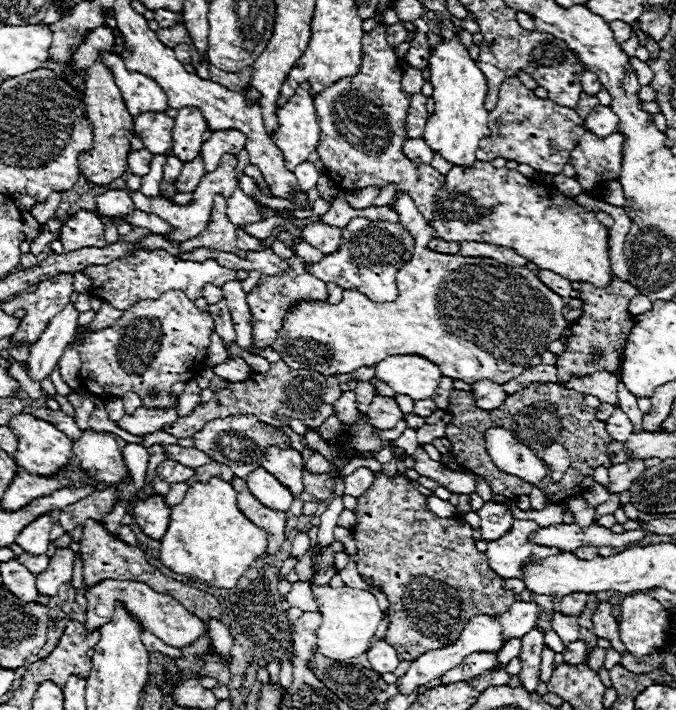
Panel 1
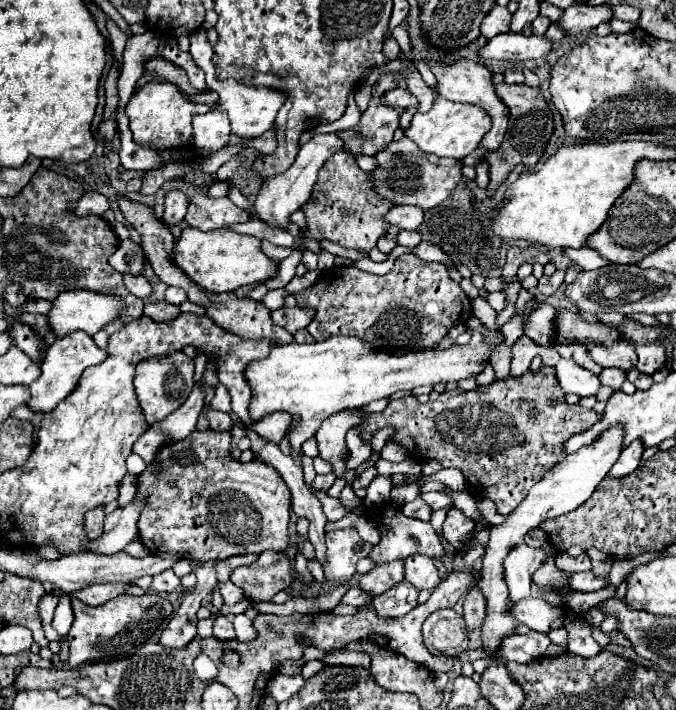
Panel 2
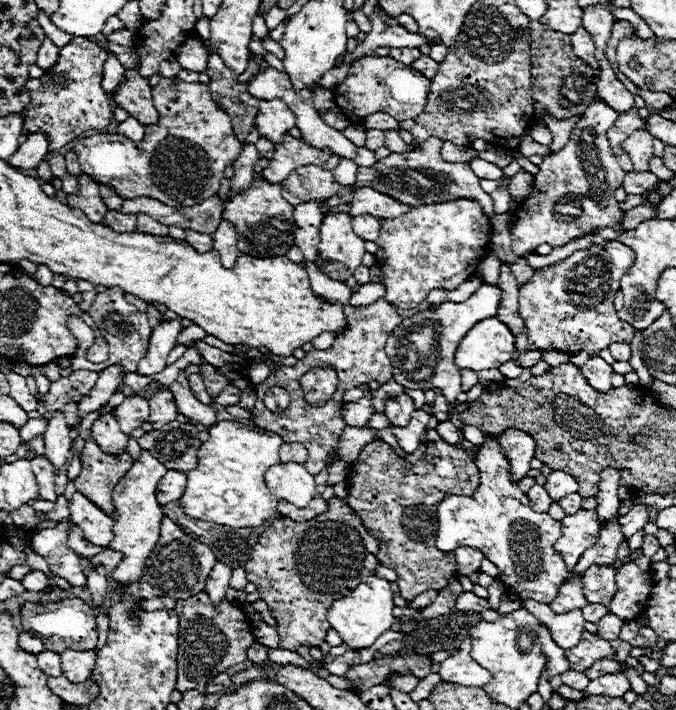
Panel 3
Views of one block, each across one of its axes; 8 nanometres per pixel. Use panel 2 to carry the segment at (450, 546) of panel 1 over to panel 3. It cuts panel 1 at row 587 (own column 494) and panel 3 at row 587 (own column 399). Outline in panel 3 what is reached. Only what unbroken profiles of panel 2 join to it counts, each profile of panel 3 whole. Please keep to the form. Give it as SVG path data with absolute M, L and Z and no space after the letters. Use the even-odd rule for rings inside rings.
M372 440L360 450L360 456L350 464L350 470L354 474L348 474L350 496L346 502L360 514L366 530L378 540L378 562L398 574L396 584L400 596L412 600L424 590L442 590L448 584L448 578L456 574L456 556L454 552L440 552L434 546L436 538L430 538L436 536L438 528L436 504L450 494L476 492L480 476L474 456L438 440L426 442L426 454L420 460L408 462L402 460L390 444Z

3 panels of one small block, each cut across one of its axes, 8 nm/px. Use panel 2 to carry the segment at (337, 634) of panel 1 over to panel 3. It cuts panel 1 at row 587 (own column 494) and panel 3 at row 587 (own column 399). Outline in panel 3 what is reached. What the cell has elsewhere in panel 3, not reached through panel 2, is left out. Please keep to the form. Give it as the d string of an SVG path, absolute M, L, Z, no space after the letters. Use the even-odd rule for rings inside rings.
M368 576L348 596L332 602L328 610L328 622L340 634L346 646L360 650L372 646L378 636L382 636L386 630L392 628L392 624L396 622L392 610L394 610L394 592L390 588L390 582L378 576Z

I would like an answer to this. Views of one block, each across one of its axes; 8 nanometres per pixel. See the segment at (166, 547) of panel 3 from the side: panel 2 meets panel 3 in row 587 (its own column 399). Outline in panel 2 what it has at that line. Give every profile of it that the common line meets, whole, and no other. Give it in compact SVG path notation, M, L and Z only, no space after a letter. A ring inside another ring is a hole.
M408 138L392 140L392 144L388 144L384 152L376 152L374 158L378 162L378 168L372 170L372 188L376 188L376 192L392 204L408 204L424 210L434 208L446 200L454 186L462 180L462 164L458 160L420 152L420 148Z

